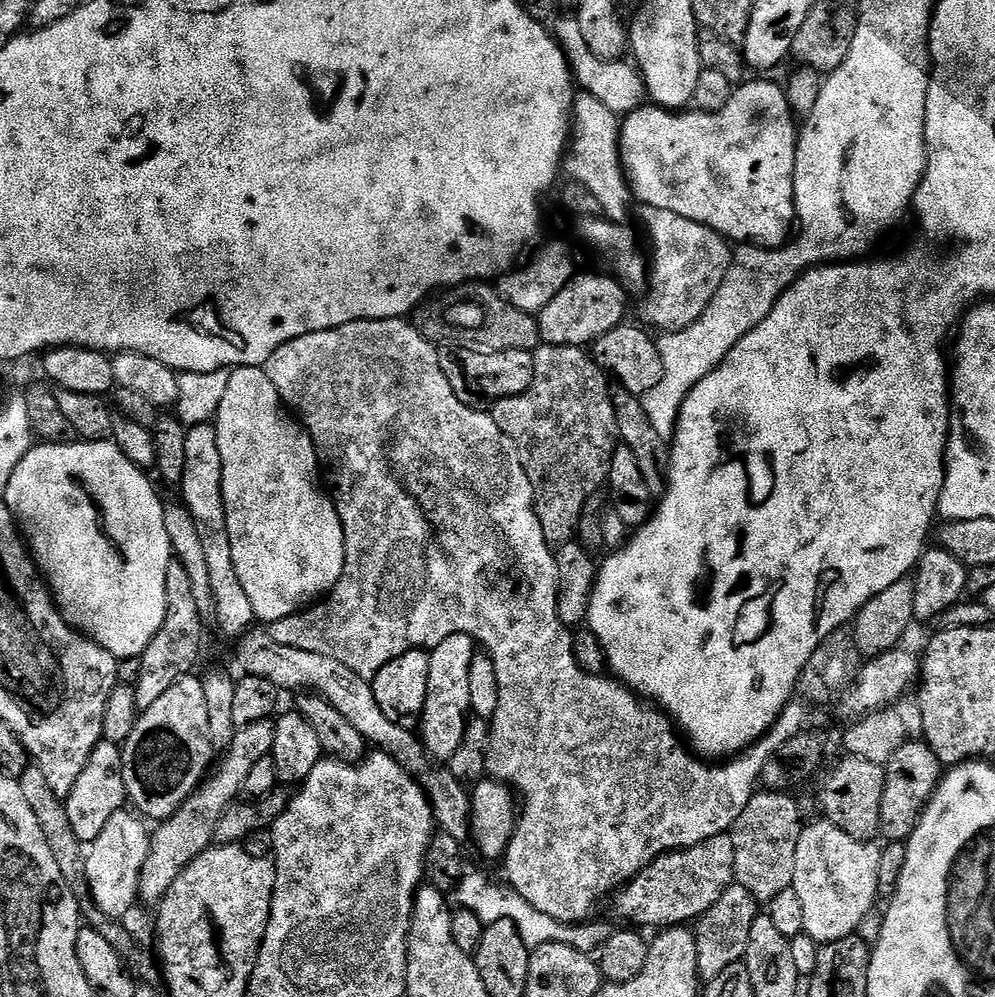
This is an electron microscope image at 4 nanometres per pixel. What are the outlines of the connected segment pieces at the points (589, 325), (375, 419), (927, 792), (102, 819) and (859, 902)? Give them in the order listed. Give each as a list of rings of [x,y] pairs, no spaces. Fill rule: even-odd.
[[[573,275],[538,314],[537,324],[543,343],[585,347],[622,324],[620,312],[628,308],[629,293],[622,290],[622,285],[611,275],[599,275]]]
[[[404,318],[346,322],[346,326],[306,334],[278,346],[278,350],[270,354],[262,367],[270,382],[274,382],[274,390],[278,390],[281,400],[294,413],[295,419],[304,425],[314,442],[316,457],[320,460],[344,531],[342,578],[338,578],[332,591],[319,602],[313,603],[295,616],[287,616],[271,624],[270,631],[274,642],[282,642],[282,646],[294,646],[294,650],[310,650],[310,654],[334,658],[334,662],[350,666],[354,674],[367,681],[371,681],[376,672],[382,670],[382,666],[390,664],[394,658],[413,650],[424,650],[420,648],[437,648],[443,640],[459,632],[475,640],[477,645],[491,656],[500,698],[498,710],[490,719],[492,745],[485,758],[485,766],[491,779],[509,785],[522,801],[516,833],[502,857],[511,891],[517,892],[530,906],[534,906],[535,910],[548,914],[550,918],[566,924],[579,924],[593,915],[591,912],[603,896],[611,897],[646,866],[656,864],[661,856],[693,848],[710,838],[725,835],[734,827],[738,822],[738,814],[746,810],[750,798],[758,791],[762,766],[766,766],[778,746],[805,731],[807,724],[804,723],[808,720],[809,709],[803,703],[788,703],[772,729],[752,747],[744,749],[735,758],[728,758],[723,762],[709,762],[685,743],[672,717],[663,708],[651,702],[642,702],[641,697],[615,678],[609,678],[607,675],[591,676],[583,672],[572,649],[573,633],[565,628],[558,618],[556,553],[553,545],[549,544],[544,536],[544,525],[541,524],[534,507],[532,483],[522,466],[522,458],[514,442],[510,442],[510,438],[506,438],[506,434],[498,430],[491,414],[466,406],[460,401],[458,394],[454,394],[454,386],[450,386],[450,382],[446,382],[446,374],[442,374],[437,345],[431,344],[416,329],[415,323]]]
[[[908,740],[889,758],[885,767],[885,788],[881,800],[881,837],[888,840],[907,841],[914,834],[916,821],[932,800],[942,779],[942,765],[934,750],[919,740]]]
[[[101,739],[100,743],[94,746],[90,758],[78,774],[78,782],[74,782],[70,794],[64,800],[71,827],[84,846],[91,846],[95,842],[105,829],[106,822],[109,822],[114,814],[121,812],[128,800],[126,782],[122,778],[124,753],[119,743],[115,744],[108,739]]]
[[[828,819],[818,820],[817,824],[805,823],[801,827],[794,862],[802,870],[798,891],[805,923],[803,933],[821,946],[857,935],[862,920],[877,907],[880,852],[875,843],[850,838]]]

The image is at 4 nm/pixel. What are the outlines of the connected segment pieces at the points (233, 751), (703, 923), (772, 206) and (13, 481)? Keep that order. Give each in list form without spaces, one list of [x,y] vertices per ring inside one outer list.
[[[271,719],[259,720],[258,722],[254,722],[253,724],[251,724],[250,726],[246,726],[245,728],[237,728],[236,733],[234,734],[234,740],[231,742],[227,751],[223,753],[222,758],[224,758],[224,761],[221,762],[220,766],[216,770],[216,773],[214,773],[215,772],[214,770],[211,773],[211,775],[209,775],[207,779],[205,779],[203,783],[201,783],[200,787],[197,788],[196,791],[192,793],[192,797],[190,797],[188,801],[185,802],[184,805],[181,806],[181,808],[178,809],[175,812],[175,814],[173,814],[168,820],[163,821],[163,823],[161,823],[159,827],[157,827],[160,828],[157,830],[157,832],[153,831],[151,833],[151,844],[149,846],[149,854],[145,860],[145,865],[142,866],[141,876],[140,876],[139,899],[141,901],[143,900],[153,900],[153,902],[159,901],[166,894],[166,890],[170,890],[170,886],[174,882],[174,878],[178,878],[178,874],[180,873],[180,871],[182,871],[184,867],[194,858],[198,858],[200,856],[205,855],[205,853],[208,852],[209,849],[213,847],[214,841],[212,835],[214,834],[214,830],[218,826],[218,818],[222,818],[222,814],[230,805],[237,803],[238,797],[241,795],[244,783],[246,782],[246,778],[249,777],[250,770],[252,770],[253,767],[257,765],[258,760],[262,759],[262,757],[267,756],[269,755],[269,753],[271,753],[272,747],[274,746],[275,728],[276,728],[275,723],[273,723]]]
[[[733,883],[717,896],[703,911],[703,918],[695,927],[698,942],[698,964],[703,981],[713,980],[727,966],[739,963],[749,945],[750,929],[758,915],[758,902],[741,884]]]
[[[768,78],[756,79],[760,80],[749,79],[739,85],[725,108],[716,113],[699,110],[675,112],[657,106],[637,108],[623,117],[620,155],[628,187],[641,205],[666,210],[683,220],[712,228],[729,242],[744,240],[740,242],[771,250],[784,247],[797,223],[794,166],[798,120],[781,85],[779,88],[771,84]]]
[[[94,440],[91,442],[77,442],[74,444],[45,444],[37,443],[24,455],[22,462],[10,474],[10,482],[2,494],[3,503],[12,511],[15,523],[20,523],[28,544],[32,547],[31,559],[34,561],[41,577],[46,581],[54,599],[56,607],[60,609],[60,615],[65,622],[83,634],[87,639],[94,641],[98,647],[103,648],[109,657],[120,660],[135,661],[150,646],[154,634],[162,626],[168,609],[168,599],[164,593],[164,572],[174,559],[174,553],[170,546],[170,534],[166,534],[166,522],[164,521],[165,501],[160,500],[156,488],[147,480],[145,469],[139,468],[134,462],[130,462],[116,443],[107,440]]]

